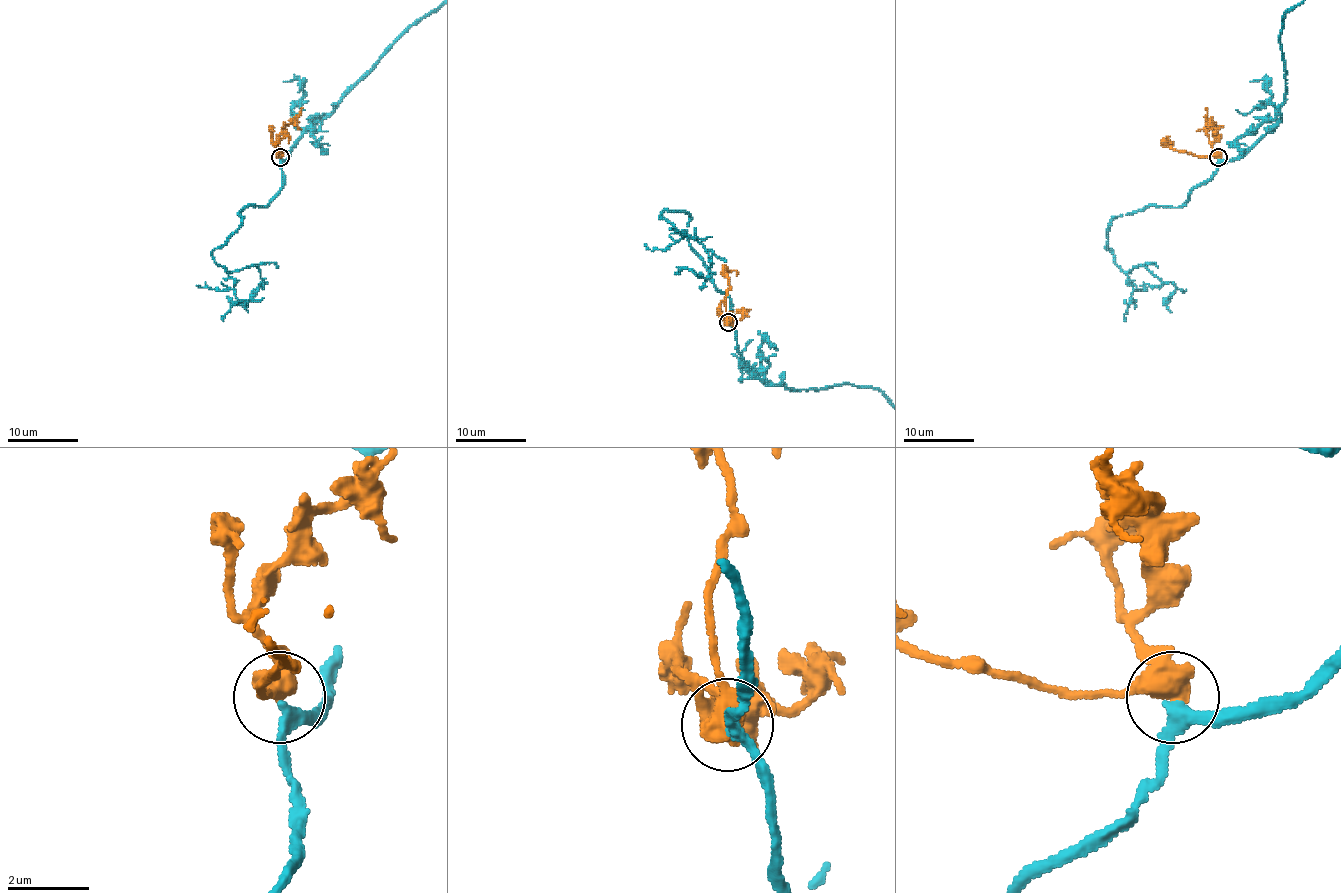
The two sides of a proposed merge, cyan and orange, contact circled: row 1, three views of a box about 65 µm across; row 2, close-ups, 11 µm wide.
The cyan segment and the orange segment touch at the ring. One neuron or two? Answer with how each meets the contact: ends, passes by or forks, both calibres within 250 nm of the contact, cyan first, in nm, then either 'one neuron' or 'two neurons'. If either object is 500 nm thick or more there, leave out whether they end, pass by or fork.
240/500 nm | one neuron

